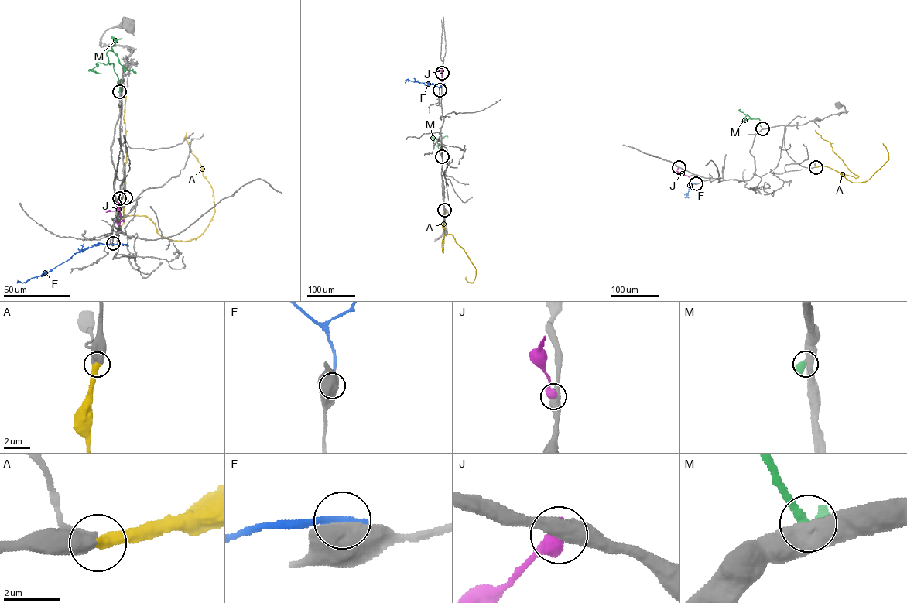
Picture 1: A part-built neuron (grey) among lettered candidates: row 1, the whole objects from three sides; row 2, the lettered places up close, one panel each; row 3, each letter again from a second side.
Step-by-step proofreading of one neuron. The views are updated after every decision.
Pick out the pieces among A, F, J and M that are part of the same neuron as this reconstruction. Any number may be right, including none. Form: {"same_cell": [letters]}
{"same_cell": ["A"]}

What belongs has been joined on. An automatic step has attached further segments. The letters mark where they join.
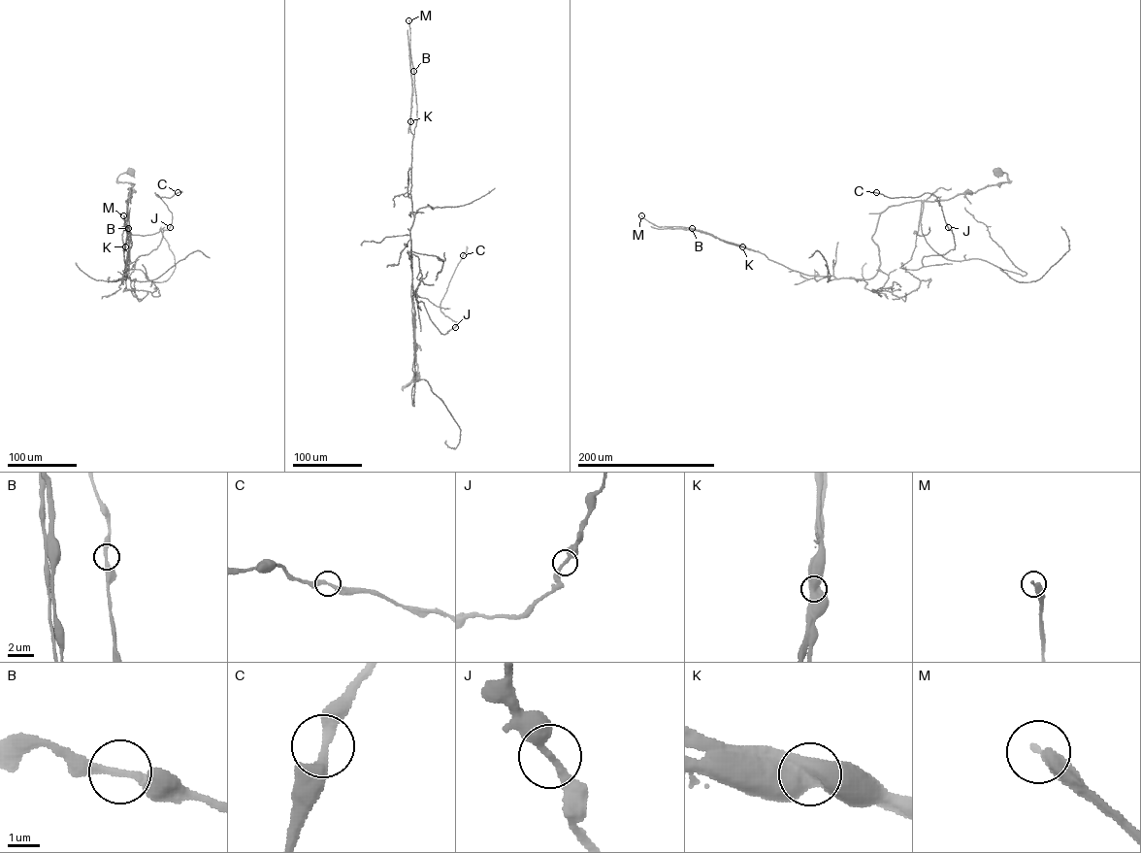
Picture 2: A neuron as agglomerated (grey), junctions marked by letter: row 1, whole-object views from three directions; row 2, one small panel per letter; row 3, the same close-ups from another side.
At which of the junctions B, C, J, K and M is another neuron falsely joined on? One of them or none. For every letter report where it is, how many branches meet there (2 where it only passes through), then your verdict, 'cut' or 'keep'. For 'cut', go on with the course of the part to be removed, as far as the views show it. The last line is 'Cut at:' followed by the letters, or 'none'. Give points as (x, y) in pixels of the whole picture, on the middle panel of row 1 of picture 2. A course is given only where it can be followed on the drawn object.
B: (413, 71) | 2 | keep
C: (463, 255) | 2 | keep
J: (455, 327) | 2 | keep
K: (410, 121) | 2 | cut | (410, 121), (412, 87), (407, 30)
M: (408, 20) | 1 | keep
Cut at: K

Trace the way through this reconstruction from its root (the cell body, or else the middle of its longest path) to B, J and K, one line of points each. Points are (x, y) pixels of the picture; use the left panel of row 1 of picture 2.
B: (131, 170), (116, 180), (132, 185), (122, 234), (125, 279), (132, 245), (128, 228)
J: (131, 170), (116, 180), (132, 185), (126, 201), (128, 270), (139, 256), (157, 247), (170, 227)
K: (131, 170), (116, 180), (132, 185), (122, 234), (125, 279), (125, 246)

